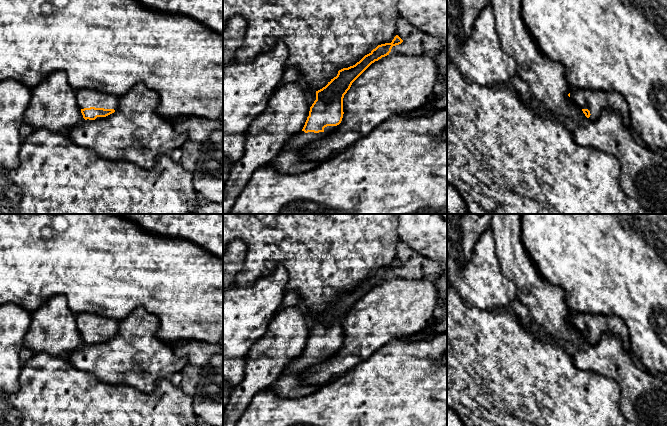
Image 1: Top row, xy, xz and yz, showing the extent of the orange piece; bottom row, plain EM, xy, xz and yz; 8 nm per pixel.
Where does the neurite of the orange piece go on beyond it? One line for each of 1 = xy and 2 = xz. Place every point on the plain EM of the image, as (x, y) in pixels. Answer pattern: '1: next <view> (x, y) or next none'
1: next xy (86, 322)
2: next xz (289, 384)

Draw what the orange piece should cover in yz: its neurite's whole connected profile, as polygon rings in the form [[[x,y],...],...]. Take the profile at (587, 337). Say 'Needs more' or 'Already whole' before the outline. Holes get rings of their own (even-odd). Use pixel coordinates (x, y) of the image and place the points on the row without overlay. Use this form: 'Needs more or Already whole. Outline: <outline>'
Needs more. Outline: [[[571,312],[568,320],[589,345],[597,345],[604,333],[611,332],[619,337],[623,349],[632,354],[628,328],[618,316]]]

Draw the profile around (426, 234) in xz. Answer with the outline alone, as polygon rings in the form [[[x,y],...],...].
[[[398,214],[398,234],[414,252],[447,265],[447,222],[439,214]]]

